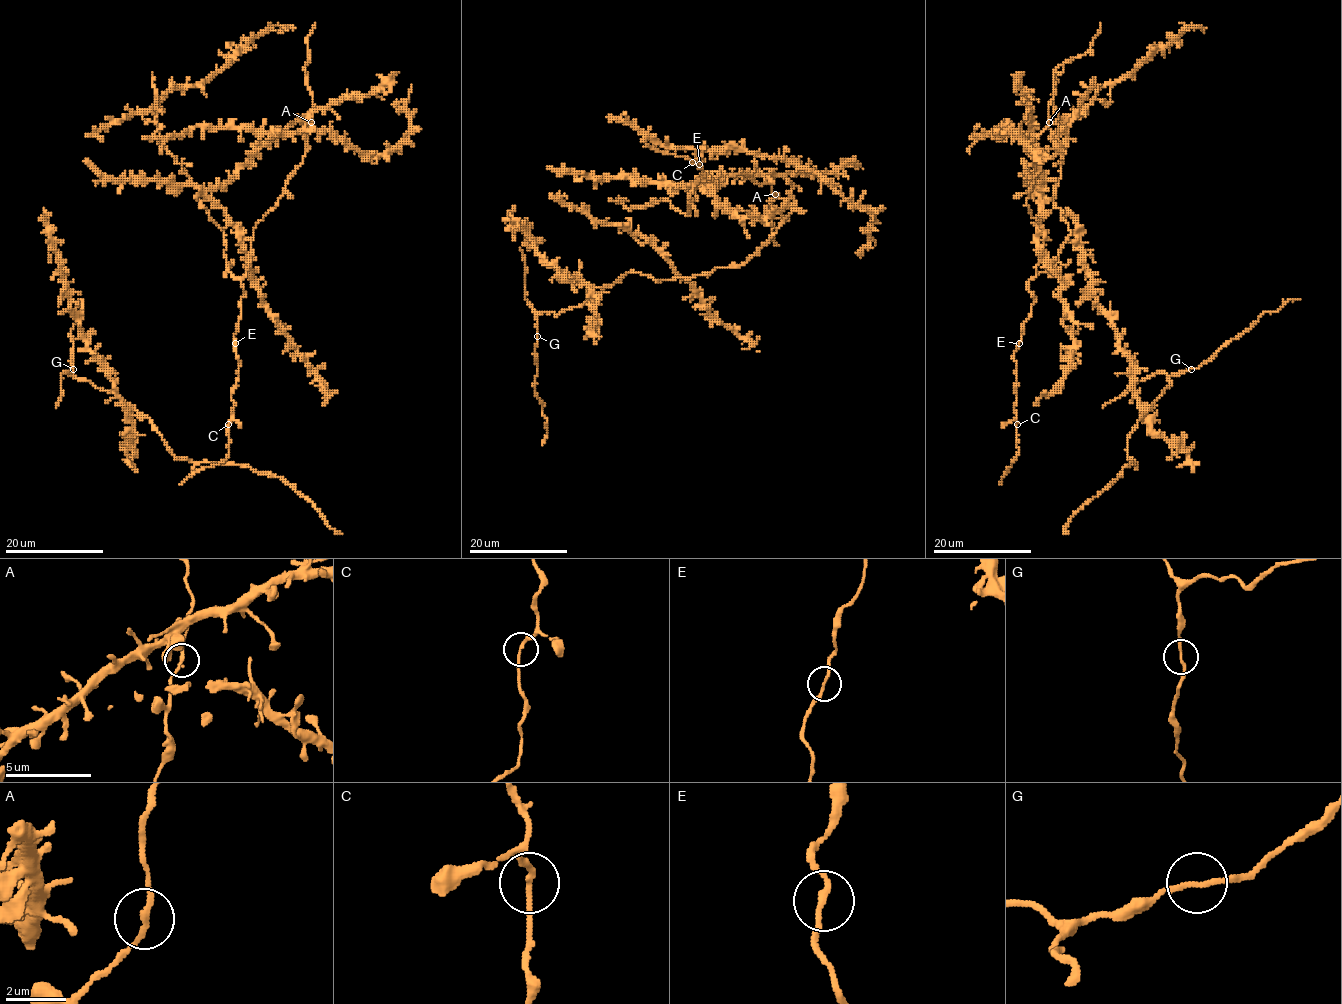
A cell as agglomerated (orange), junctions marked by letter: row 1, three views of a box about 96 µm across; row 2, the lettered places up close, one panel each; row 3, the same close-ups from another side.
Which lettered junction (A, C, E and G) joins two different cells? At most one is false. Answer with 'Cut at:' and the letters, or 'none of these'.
Cut at: none of these

